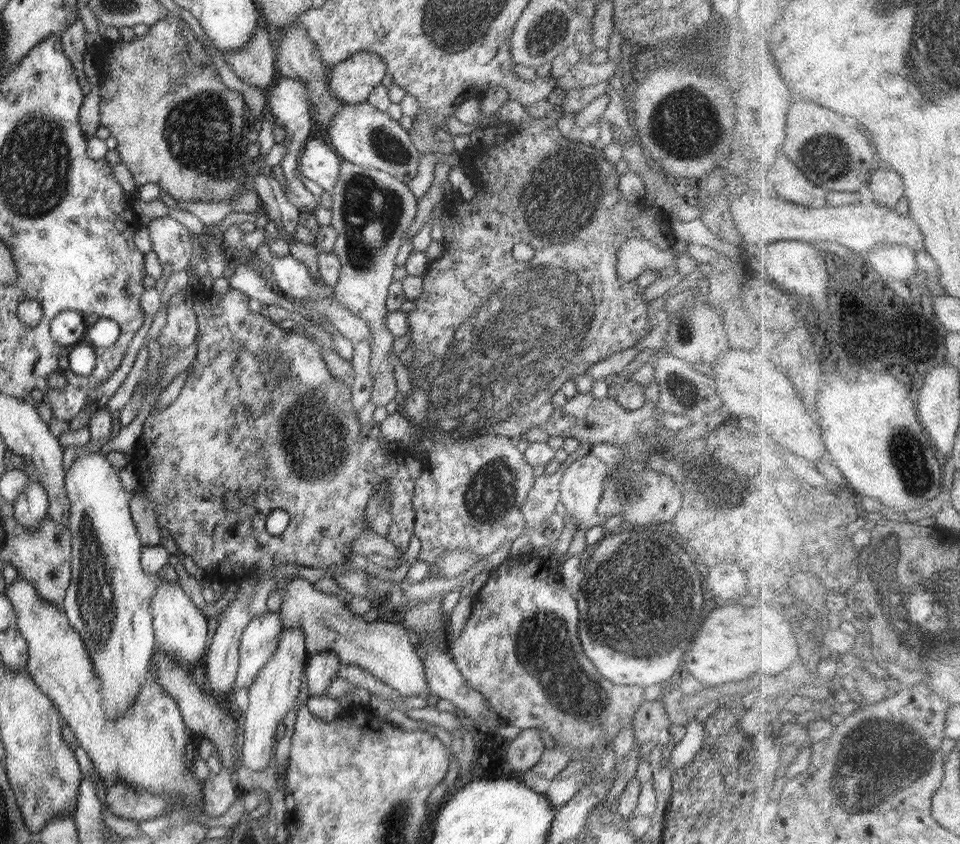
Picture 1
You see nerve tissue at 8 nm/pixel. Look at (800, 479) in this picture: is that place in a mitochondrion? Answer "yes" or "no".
no

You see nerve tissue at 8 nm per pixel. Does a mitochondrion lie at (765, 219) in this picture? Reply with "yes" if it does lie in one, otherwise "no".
no

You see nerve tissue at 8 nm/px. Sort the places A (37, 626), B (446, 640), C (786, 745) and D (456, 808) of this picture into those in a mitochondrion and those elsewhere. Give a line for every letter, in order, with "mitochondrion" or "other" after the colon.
A: other
B: other
C: other
D: other

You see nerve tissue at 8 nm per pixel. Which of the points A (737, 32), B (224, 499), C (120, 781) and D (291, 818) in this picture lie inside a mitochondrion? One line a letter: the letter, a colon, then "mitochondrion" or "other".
A: other
B: other
C: other
D: other

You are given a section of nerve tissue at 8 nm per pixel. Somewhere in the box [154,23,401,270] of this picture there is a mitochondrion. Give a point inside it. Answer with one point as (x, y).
(200, 132)

